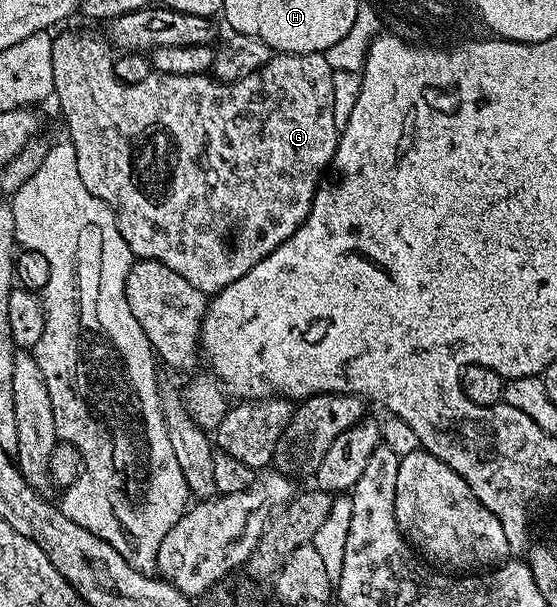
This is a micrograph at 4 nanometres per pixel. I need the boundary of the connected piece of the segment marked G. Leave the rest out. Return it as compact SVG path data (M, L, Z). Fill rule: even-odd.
M66 32L63 36L55 35L51 39L53 95L58 96L62 116L66 119L66 128L70 131L68 143L76 150L76 166L80 180L90 194L100 198L114 211L116 226L120 230L124 242L128 242L130 251L137 257L126 279L128 307L132 310L136 322L140 322L140 330L144 330L157 359L161 363L163 360L168 367L175 368L178 372L186 372L197 362L198 356L200 360L200 337L202 320L206 317L207 294L224 290L224 286L236 282L236 278L244 278L244 274L248 274L248 270L252 270L252 266L256 266L256 262L268 258L268 254L272 254L272 250L276 250L276 246L280 246L286 241L306 221L311 212L311 204L320 187L320 176L333 163L335 151L338 148L340 129L336 126L333 117L332 78L334 69L328 66L323 53L296 54L291 52L271 55L270 61L253 79L244 78L231 84L223 84L206 74L167 76L164 82L158 82L162 84L154 84L155 82L122 84L114 73L115 53L103 37L102 40L98 36L89 36L86 32Z

